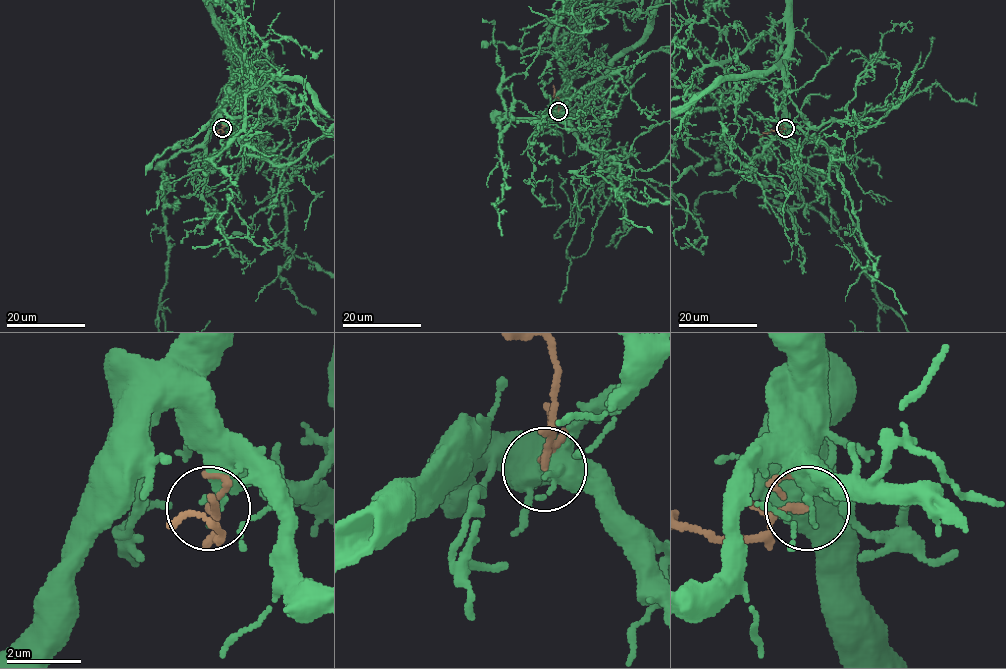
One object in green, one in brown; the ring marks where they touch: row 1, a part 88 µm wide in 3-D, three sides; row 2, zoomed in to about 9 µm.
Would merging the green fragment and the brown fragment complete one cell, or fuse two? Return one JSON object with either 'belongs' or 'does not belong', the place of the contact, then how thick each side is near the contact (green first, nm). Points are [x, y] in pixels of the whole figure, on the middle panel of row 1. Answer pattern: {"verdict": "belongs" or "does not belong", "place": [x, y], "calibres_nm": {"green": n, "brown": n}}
{"verdict": "does not belong", "place": [558, 111], "calibres_nm": {"green": 200, "brown": 100}}

